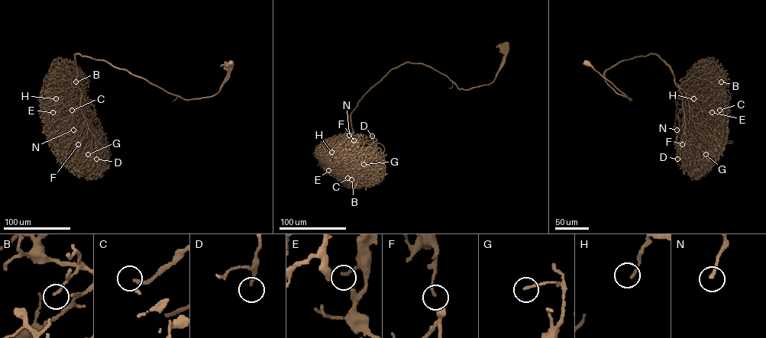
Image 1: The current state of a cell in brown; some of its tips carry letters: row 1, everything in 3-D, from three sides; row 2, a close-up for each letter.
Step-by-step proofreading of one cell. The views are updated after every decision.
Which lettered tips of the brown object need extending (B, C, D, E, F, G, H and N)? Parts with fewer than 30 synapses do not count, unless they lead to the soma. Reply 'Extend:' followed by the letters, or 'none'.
Extend: C, D, N

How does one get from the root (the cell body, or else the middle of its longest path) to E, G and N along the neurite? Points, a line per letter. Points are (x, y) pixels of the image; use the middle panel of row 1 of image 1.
E: (506, 45), (495, 79), (468, 89), (421, 63), (392, 69), (351, 114), (360, 156), (328, 170)
G: (506, 45), (495, 79), (468, 89), (421, 63), (392, 69), (350, 114), (356, 141), (377, 155), (363, 164)
N: (506, 45), (495, 79), (468, 89), (421, 63), (392, 69), (359, 101), (350, 114), (357, 140), (349, 135)

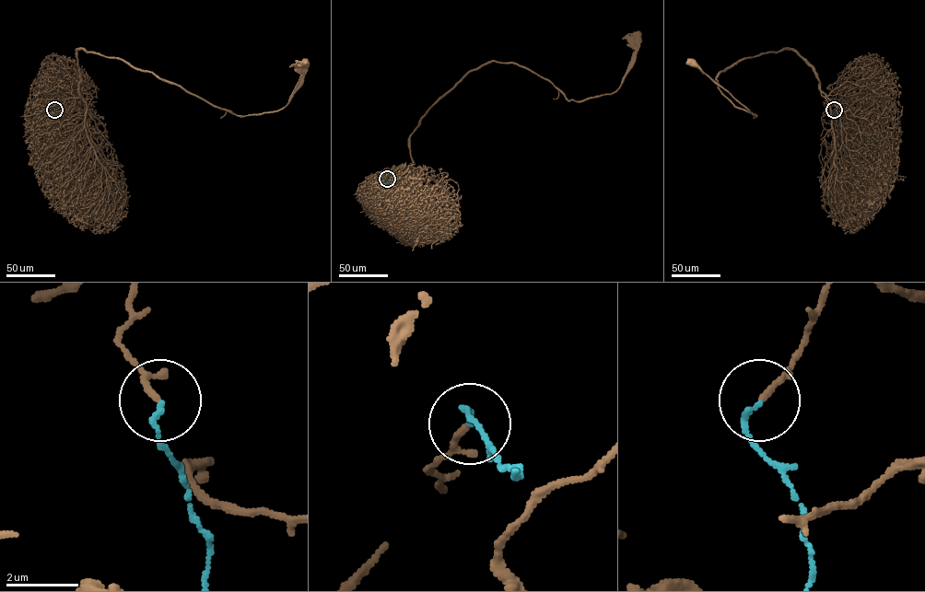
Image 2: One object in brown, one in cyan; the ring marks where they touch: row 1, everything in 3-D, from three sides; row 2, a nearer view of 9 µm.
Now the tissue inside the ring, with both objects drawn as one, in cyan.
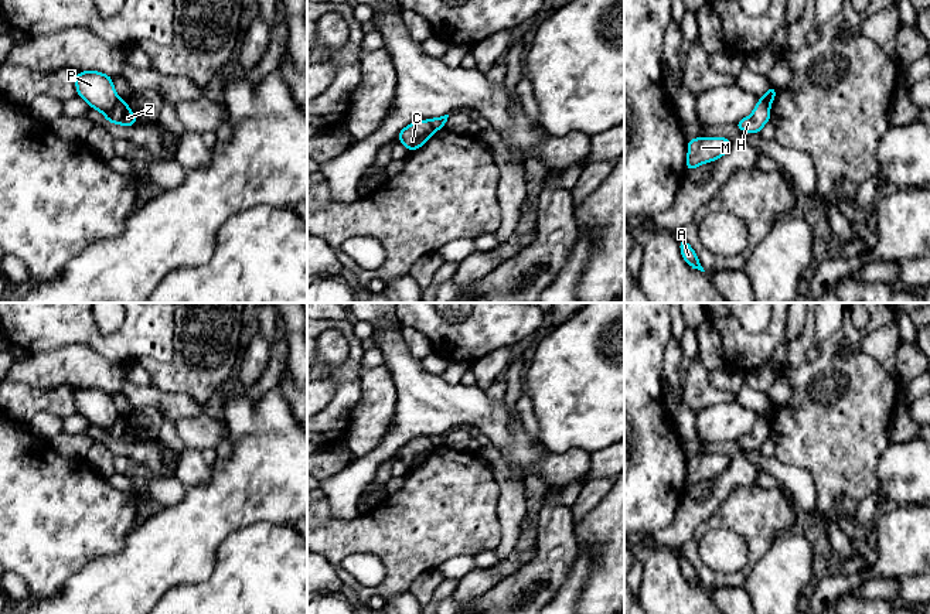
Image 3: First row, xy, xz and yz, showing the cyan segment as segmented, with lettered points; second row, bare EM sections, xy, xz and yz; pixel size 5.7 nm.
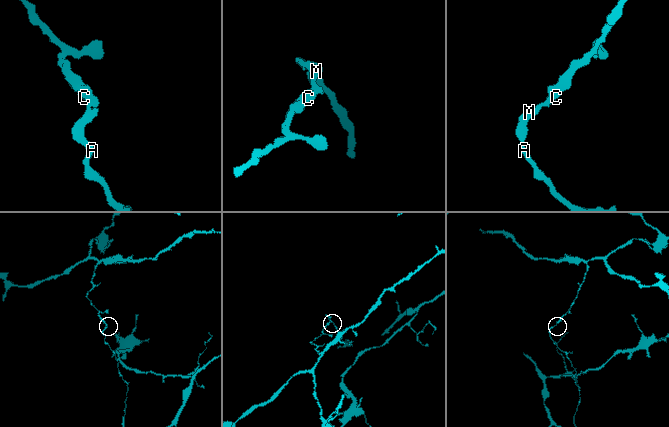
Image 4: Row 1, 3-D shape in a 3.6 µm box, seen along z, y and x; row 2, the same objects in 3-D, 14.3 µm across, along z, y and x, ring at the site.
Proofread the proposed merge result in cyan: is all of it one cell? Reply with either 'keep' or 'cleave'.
cleave

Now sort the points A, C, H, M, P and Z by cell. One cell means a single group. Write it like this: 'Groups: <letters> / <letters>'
Groups: A H M Z / C P

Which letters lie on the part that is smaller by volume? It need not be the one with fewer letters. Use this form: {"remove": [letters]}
{"remove": ["A", "H", "M", "Z"]}

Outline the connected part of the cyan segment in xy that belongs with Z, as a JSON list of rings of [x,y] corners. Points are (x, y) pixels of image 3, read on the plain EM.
[[[119,416],[113,426],[105,431],[105,436],[109,440],[122,441],[122,443],[133,443],[137,440],[136,431],[127,423],[127,417]]]

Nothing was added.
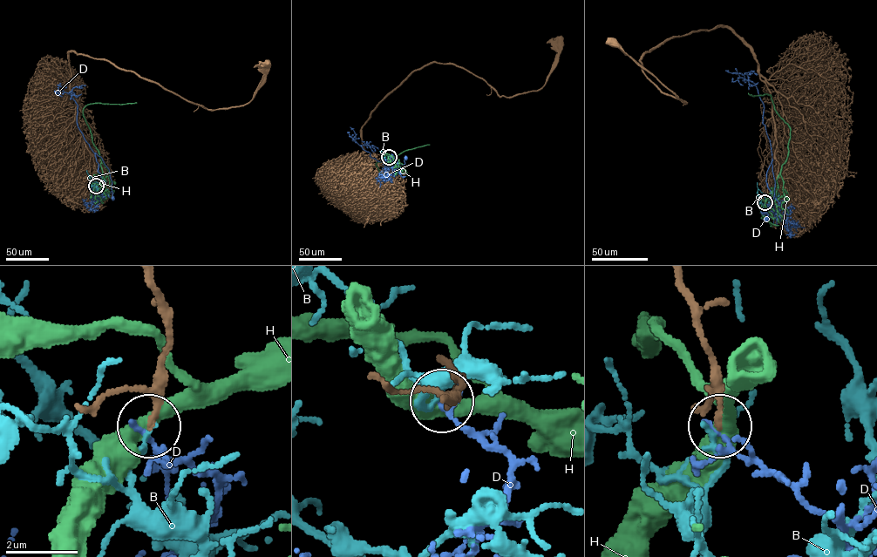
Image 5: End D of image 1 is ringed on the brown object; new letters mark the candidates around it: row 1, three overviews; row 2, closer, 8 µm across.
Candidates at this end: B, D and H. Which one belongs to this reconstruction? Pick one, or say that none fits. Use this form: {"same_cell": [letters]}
{"same_cell": []}

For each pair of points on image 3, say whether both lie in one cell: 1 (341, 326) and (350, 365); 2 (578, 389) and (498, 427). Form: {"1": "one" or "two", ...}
{"1": "one", "2": "two"}

